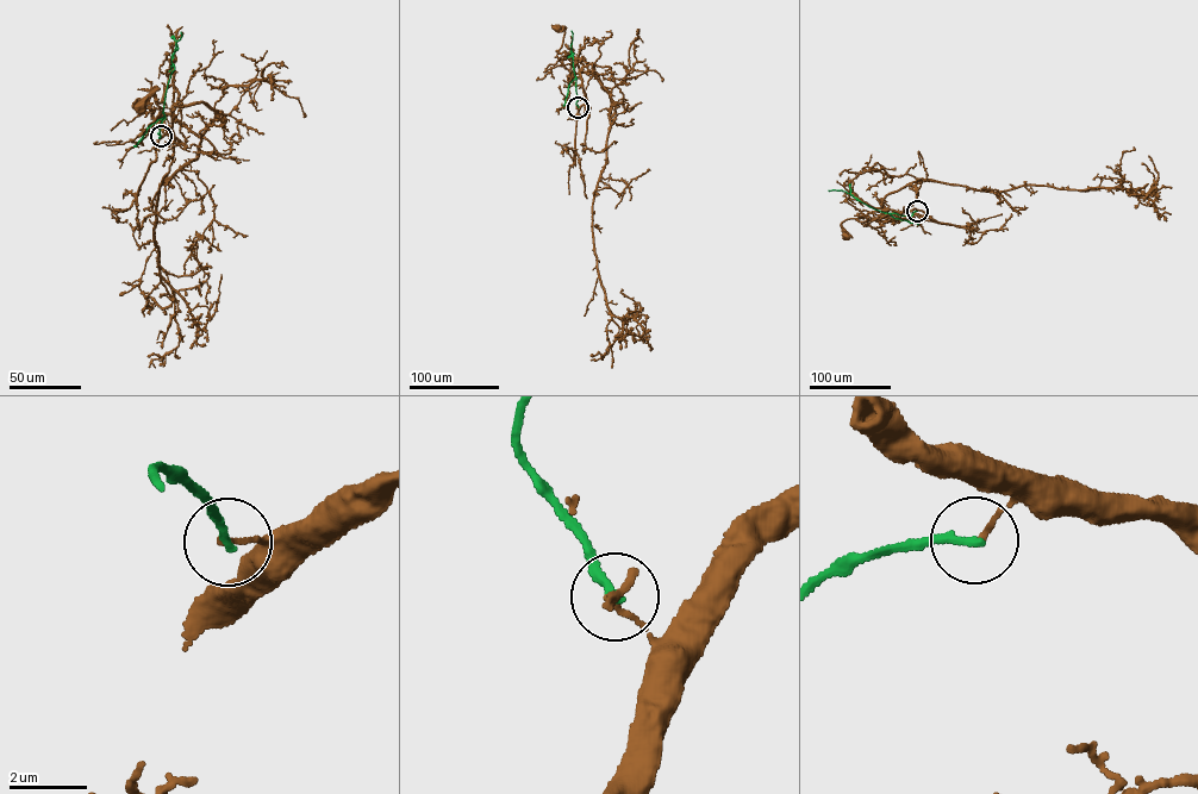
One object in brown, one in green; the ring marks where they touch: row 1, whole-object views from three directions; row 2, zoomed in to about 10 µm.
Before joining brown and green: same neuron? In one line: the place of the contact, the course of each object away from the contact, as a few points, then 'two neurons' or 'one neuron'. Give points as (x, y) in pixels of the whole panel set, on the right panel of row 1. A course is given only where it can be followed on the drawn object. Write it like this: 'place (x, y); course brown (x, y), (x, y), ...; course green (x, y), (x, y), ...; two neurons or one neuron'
place (917, 211); course brown (917, 211), (883, 208), (877, 199), (884, 205), (880, 211), (841, 224), (846, 235); course green (917, 211), (910, 216), (885, 213), (844, 192), (828, 191); two neurons

